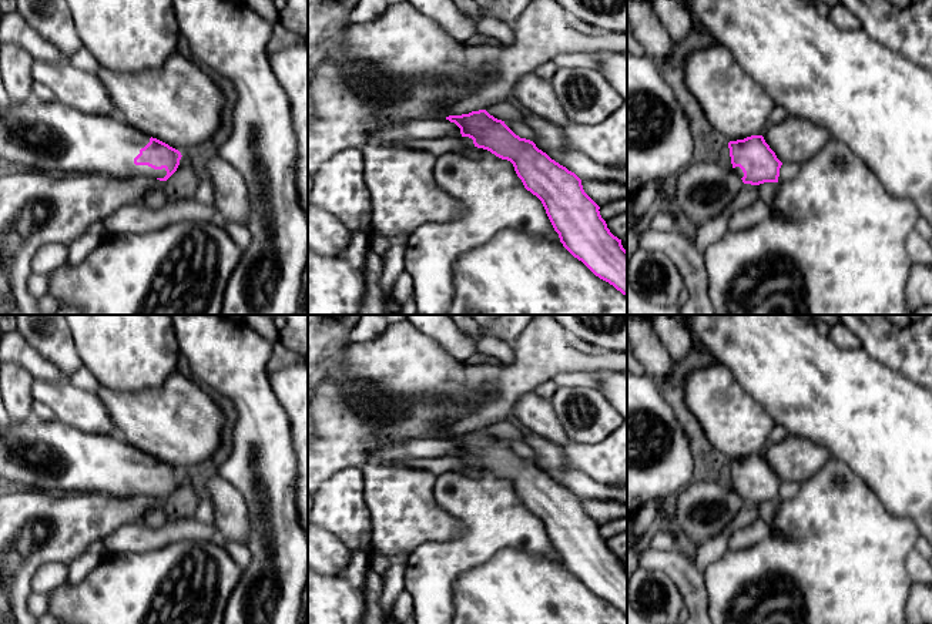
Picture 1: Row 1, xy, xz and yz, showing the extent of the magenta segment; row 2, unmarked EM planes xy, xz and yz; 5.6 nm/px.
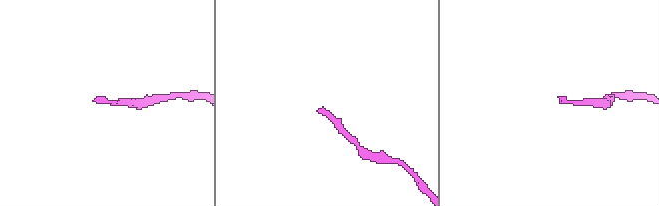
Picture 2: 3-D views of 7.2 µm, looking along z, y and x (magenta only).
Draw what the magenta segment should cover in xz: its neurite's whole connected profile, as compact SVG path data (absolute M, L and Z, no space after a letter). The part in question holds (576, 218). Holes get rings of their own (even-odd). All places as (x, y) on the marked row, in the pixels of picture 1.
M486 110L449 115L446 120L460 128L462 137L472 138L475 147L510 161L524 188L542 201L563 246L596 276L627 296L627 251L621 239L610 232L600 215L600 207L584 192L581 180L574 172L552 160L533 141L516 135L504 121L495 118Z

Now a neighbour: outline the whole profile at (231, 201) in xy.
M219 155L212 157L207 168L215 192L214 207L219 222L245 225L249 217L249 197L244 177Z

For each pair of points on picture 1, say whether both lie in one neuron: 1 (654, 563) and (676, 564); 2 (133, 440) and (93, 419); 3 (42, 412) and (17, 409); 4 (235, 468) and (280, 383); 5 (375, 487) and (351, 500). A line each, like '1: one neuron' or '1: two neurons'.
1: one neuron
2: two neurons
3: two neurons
4: two neurons
5: two neurons

